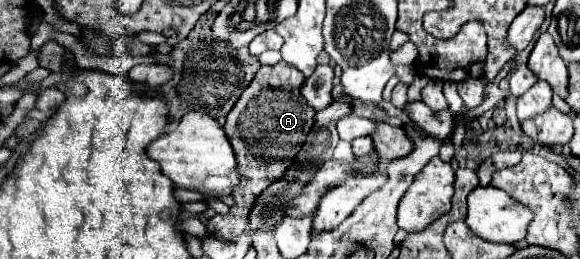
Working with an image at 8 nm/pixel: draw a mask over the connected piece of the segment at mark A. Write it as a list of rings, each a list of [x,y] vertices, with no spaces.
[[[279,62],[277,66],[261,66],[253,82],[243,90],[241,98],[227,114],[225,132],[237,156],[237,164],[239,164],[237,170],[243,176],[237,188],[233,190],[235,206],[231,206],[229,214],[215,216],[207,224],[207,230],[215,232],[217,238],[233,240],[247,228],[249,212],[253,208],[255,198],[271,182],[285,176],[287,168],[295,162],[297,152],[303,148],[307,134],[315,124],[315,110],[301,96],[303,82],[305,76],[297,68],[285,62]]]

